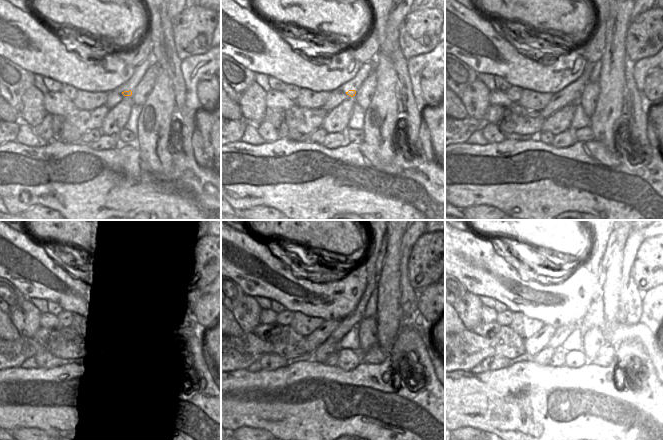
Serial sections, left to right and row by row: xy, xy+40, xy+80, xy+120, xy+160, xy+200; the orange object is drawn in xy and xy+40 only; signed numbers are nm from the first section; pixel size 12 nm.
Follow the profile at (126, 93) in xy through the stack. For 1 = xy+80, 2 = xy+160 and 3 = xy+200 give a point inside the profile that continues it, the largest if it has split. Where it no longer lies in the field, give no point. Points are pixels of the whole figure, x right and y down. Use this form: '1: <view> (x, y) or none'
1: xy+80 (574, 92)
2: xy+160 (355, 317)
3: xy+200 (599, 240)

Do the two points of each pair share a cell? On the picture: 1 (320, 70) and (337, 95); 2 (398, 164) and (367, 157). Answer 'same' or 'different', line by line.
1: different
2: same

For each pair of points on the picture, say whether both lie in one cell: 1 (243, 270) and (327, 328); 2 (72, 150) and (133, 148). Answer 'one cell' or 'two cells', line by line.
1: two cells
2: one cell

